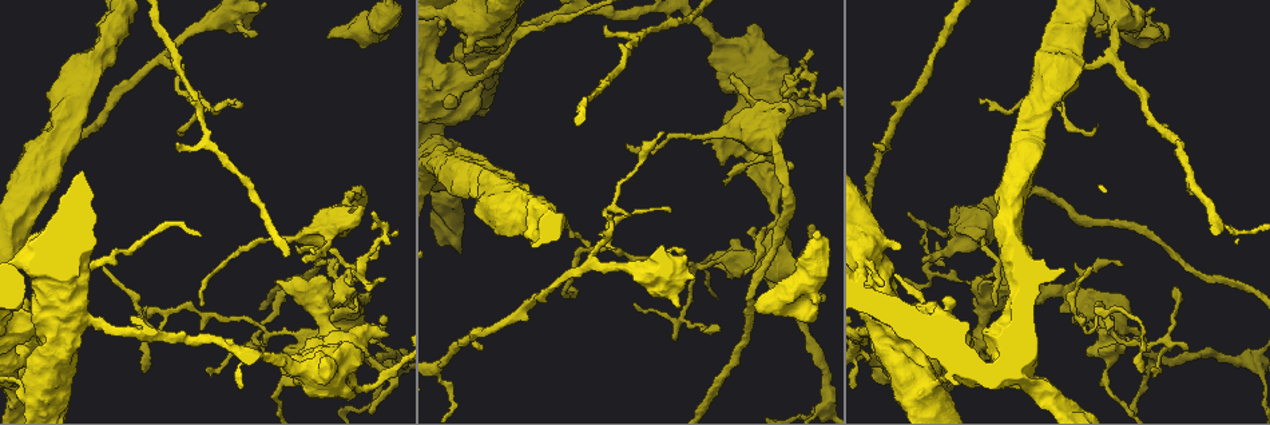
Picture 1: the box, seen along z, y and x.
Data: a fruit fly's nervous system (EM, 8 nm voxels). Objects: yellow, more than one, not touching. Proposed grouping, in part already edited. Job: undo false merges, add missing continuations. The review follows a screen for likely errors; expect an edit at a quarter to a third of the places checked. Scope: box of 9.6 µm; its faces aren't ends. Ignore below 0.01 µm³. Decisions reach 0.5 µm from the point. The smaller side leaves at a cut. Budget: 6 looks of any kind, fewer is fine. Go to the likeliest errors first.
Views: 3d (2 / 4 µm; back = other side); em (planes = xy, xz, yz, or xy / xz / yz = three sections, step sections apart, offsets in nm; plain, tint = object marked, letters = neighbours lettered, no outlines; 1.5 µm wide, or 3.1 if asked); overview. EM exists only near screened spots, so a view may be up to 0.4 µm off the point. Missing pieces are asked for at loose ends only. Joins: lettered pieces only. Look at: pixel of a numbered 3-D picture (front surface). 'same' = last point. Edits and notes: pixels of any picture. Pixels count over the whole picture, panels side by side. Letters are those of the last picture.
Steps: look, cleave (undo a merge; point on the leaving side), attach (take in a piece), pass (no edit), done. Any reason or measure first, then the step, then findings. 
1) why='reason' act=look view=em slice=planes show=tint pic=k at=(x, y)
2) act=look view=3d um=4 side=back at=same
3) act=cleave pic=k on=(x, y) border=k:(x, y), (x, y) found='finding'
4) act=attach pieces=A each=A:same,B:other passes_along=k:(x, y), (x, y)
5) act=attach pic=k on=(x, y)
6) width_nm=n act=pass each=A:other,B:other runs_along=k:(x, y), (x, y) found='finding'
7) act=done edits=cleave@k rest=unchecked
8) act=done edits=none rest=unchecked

act=look view=3d um=4 pic=1 at=(792, 108)

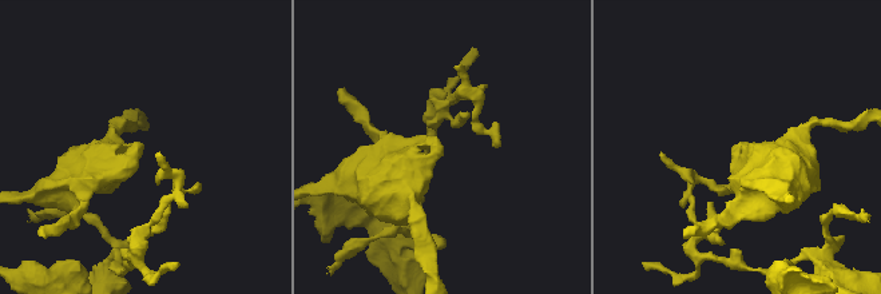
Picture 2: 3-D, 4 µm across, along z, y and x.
why='shape alone is not enough' act=look view=em slice=xz step=8 show=letters pic=2 at=(139, 144)

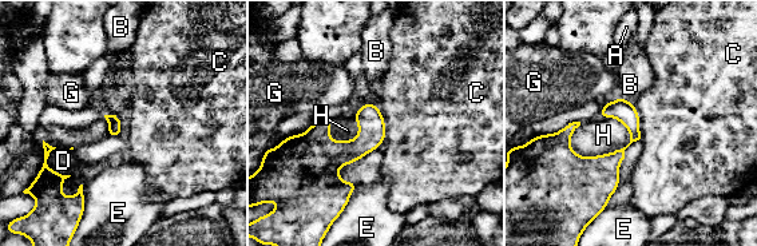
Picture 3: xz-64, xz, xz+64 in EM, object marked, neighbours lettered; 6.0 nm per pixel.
act=pass each=A:other,B:other,C:other,D:other,E:other,G:other,H:other border=3:(377, 104), (384, 120), (384, 142) found='none of them fits'

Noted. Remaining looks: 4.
why='touches itself' act=look view=3d um=4 pic=1 at=(1005, 332)

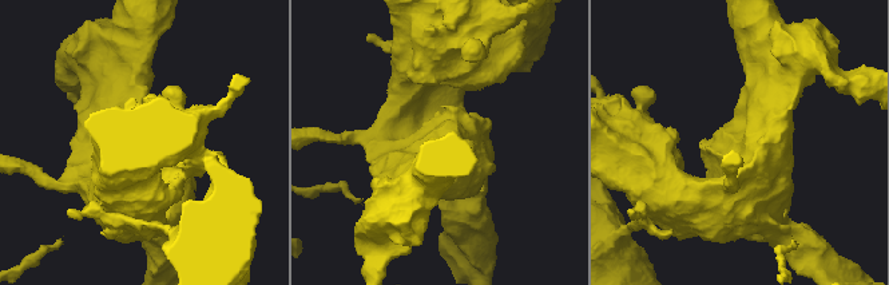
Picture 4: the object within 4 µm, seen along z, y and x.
act=look view=em slice=xy step=8 show=tint pic=4 at=(735, 142)

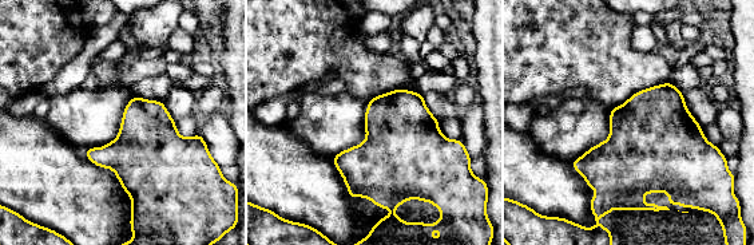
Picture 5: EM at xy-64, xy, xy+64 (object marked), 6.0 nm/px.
why='another direction' act=look view=em slice=planes show=letters at=same

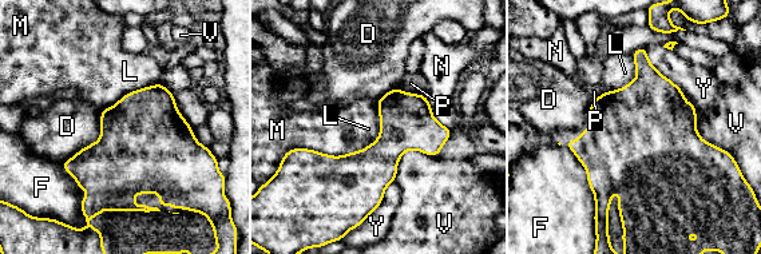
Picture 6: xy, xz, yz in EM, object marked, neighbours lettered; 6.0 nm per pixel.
act=pass each=D:other,F:other,L:other,M:other,N:other,P:other,V:other,Y:other border=6:(377, 104), (379, 135), (359, 150) found='one neuron here'

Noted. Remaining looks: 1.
act=done edits=none rest=unchecked

